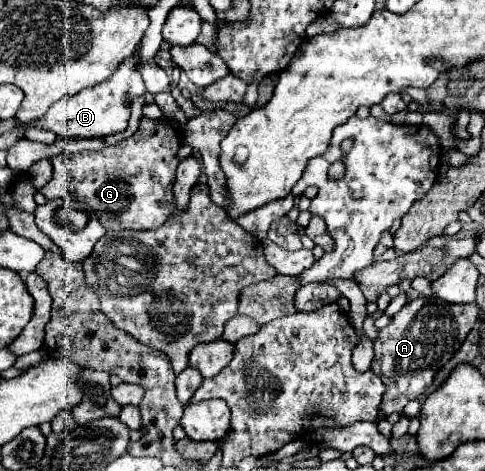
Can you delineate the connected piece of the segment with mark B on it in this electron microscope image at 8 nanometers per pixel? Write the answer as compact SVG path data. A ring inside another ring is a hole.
M137 54L127 58L111 76L111 80L107 80L107 84L97 84L95 88L85 88L83 92L63 98L57 104L53 104L41 118L37 118L35 122L23 124L23 132L31 126L41 128L41 130L51 130L55 132L59 138L105 138L117 132L127 130L129 126L129 100L143 96L147 92L139 70L135 66Z

